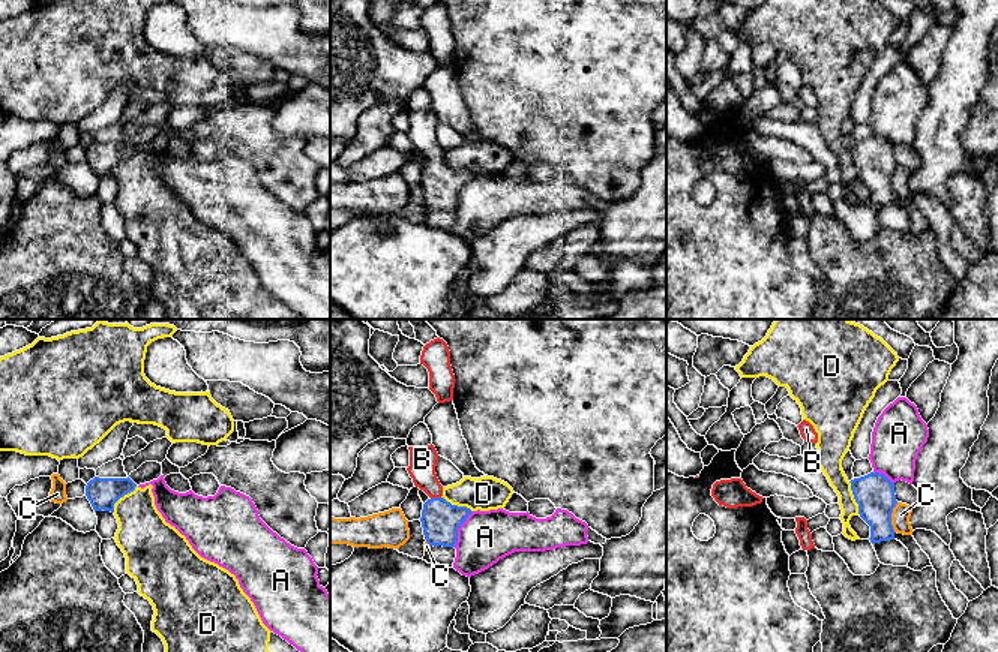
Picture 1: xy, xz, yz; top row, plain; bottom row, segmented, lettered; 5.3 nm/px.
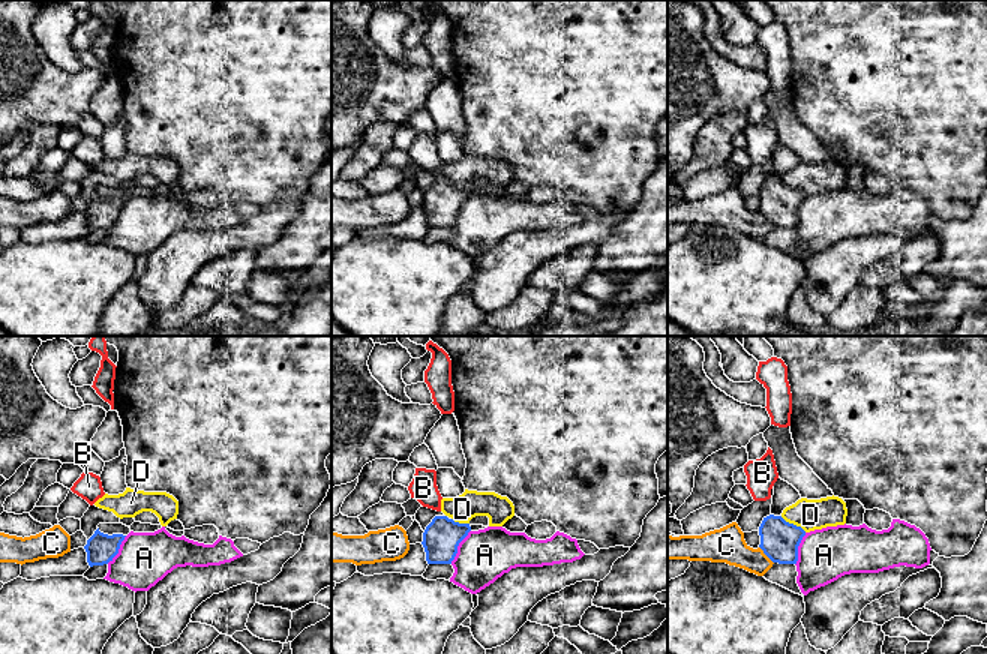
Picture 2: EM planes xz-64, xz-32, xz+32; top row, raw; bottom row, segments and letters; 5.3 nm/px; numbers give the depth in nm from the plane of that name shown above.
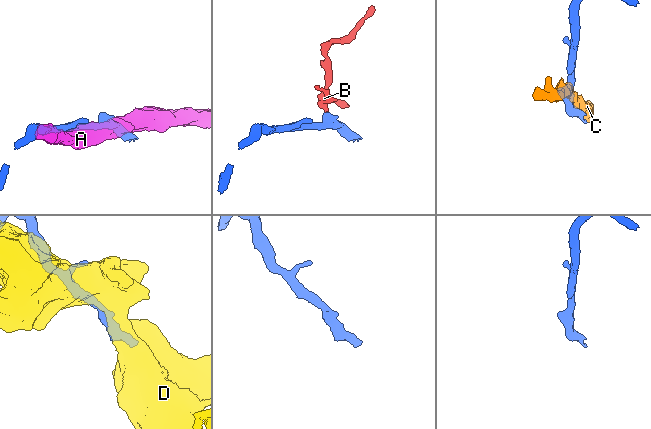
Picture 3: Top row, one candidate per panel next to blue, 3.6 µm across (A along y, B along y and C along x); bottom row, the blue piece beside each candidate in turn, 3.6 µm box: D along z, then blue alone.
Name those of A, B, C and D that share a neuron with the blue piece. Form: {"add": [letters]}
{"add": ["A", "B"]}

